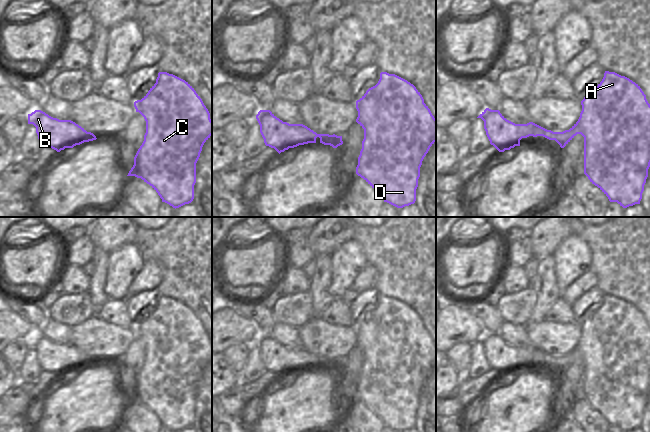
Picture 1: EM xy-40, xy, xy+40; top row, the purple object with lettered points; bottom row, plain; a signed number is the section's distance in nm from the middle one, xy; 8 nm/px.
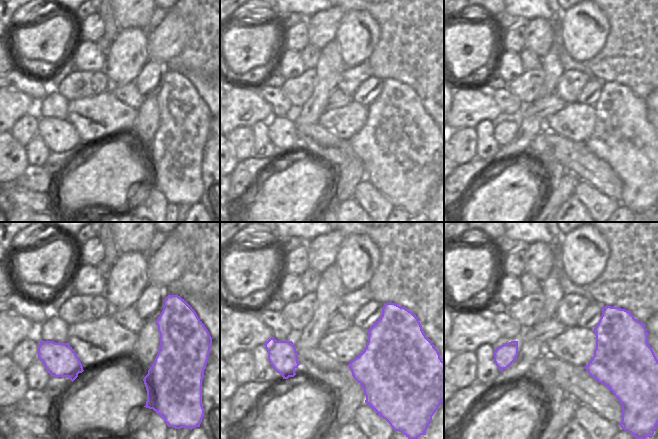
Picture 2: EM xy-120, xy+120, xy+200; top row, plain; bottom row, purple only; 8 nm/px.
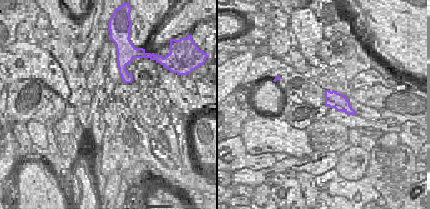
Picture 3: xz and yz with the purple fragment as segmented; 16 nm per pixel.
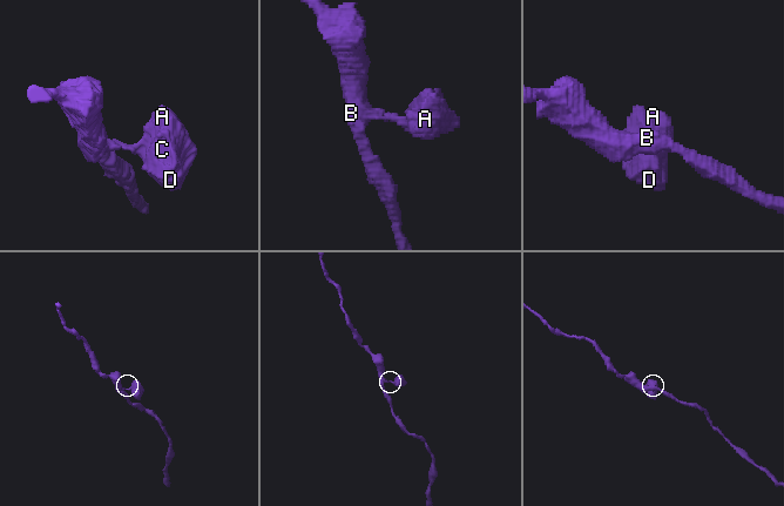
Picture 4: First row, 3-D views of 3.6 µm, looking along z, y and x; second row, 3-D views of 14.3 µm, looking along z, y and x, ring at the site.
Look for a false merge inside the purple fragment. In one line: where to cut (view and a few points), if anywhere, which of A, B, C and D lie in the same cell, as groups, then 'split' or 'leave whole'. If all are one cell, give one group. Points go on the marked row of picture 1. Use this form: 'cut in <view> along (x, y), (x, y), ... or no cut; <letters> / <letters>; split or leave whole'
no cut; A B C D; leave whole

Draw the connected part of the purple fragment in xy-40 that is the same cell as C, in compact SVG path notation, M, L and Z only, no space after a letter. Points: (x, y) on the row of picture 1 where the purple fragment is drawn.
M167 72L158 73L156 83L141 100L134 102L134 107L146 121L146 133L127 176L141 178L158 193L162 202L175 209L191 203L194 199L196 163L204 143L212 135L212 120L208 109L188 82Z

